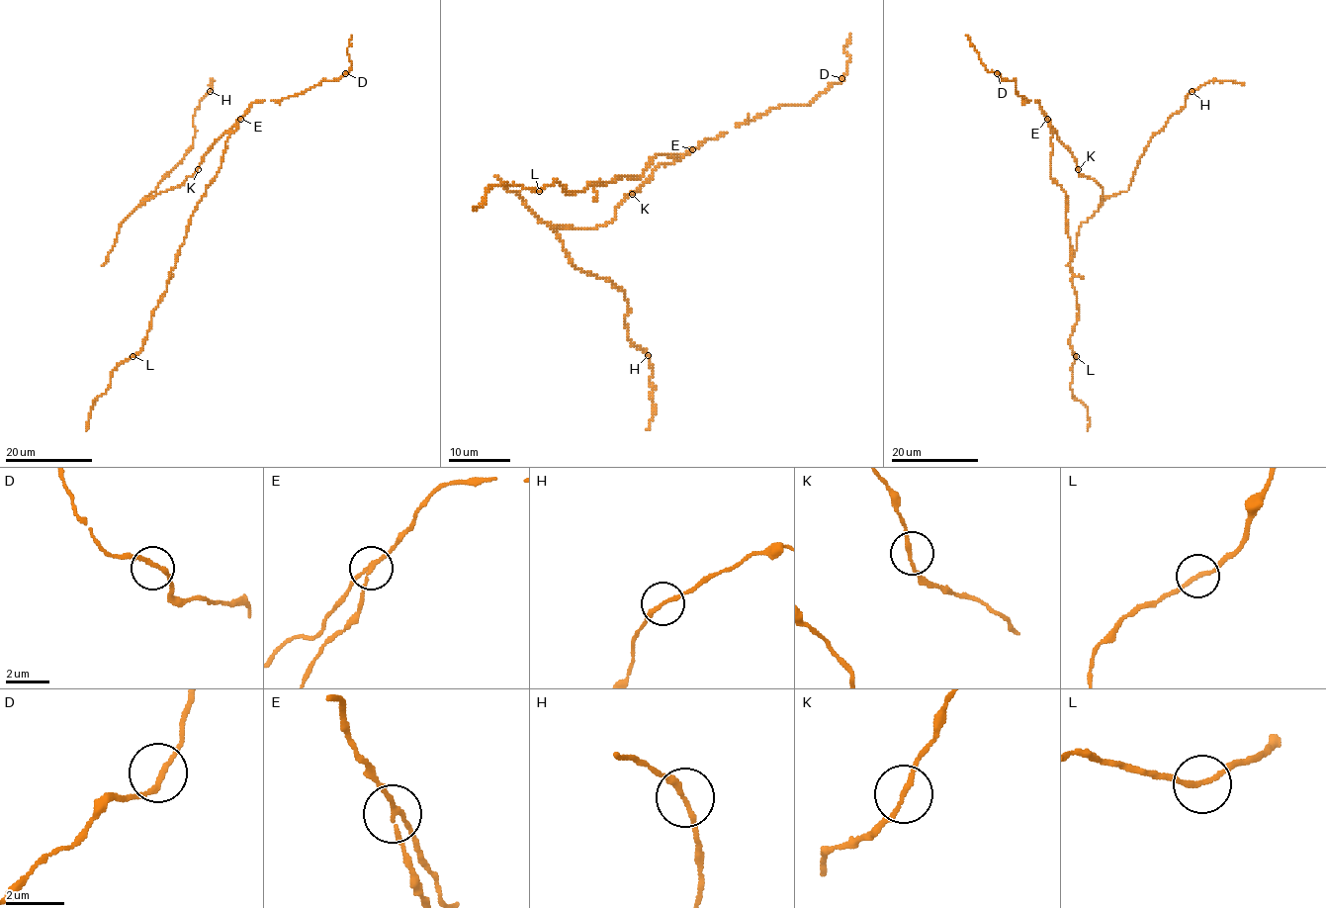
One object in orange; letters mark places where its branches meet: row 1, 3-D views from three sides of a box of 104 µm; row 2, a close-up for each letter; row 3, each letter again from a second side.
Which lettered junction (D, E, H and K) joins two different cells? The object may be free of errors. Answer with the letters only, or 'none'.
E

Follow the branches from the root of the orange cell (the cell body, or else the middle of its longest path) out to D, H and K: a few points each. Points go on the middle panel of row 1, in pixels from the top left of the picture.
D: (688, 152), (706, 139), (724, 135), (735, 126), (749, 123), (775, 107), (808, 106), (841, 78)
H: (688, 152), (660, 164), (605, 225), (555, 229), (572, 265), (607, 279), (624, 293), (627, 336), (649, 354)
K: (688, 152), (671, 163), (660, 164), (632, 194)

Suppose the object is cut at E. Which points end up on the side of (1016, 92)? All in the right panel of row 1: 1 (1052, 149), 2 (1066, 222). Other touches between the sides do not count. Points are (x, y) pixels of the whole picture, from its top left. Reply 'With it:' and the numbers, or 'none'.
With it: none

